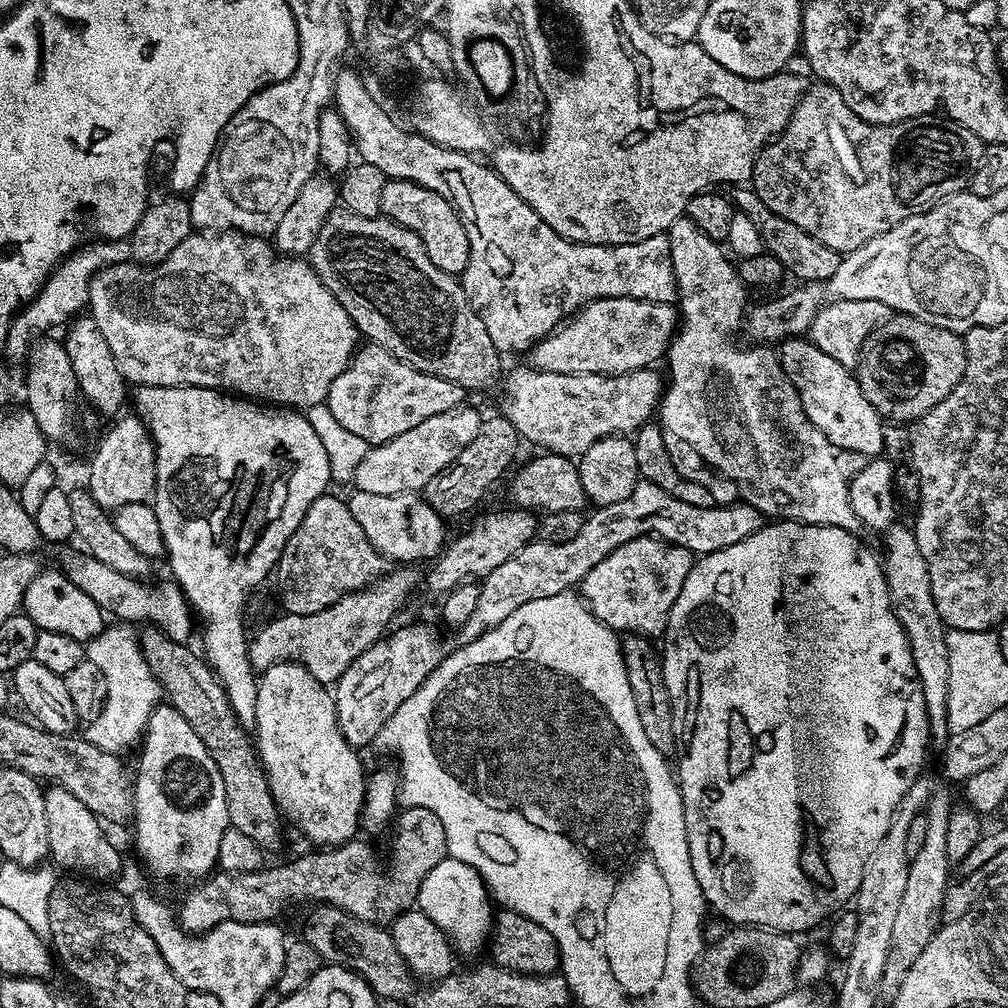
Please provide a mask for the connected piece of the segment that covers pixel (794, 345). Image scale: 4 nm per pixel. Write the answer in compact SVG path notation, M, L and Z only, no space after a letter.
M808 338L781 340L778 355L782 370L788 375L788 380L802 402L802 410L806 410L806 418L810 418L810 422L822 430L833 448L855 450L870 458L879 457L883 453L886 421L866 400L853 369L842 366L842 362L834 362L830 354L822 354L822 350L818 350L818 346L814 346Z

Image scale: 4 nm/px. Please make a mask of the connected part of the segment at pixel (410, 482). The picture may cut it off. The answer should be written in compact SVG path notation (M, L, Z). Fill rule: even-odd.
M468 407L446 410L446 414L434 414L434 418L426 418L426 422L414 426L414 430L406 430L406 434L398 434L385 444L369 447L366 458L358 462L358 470L351 479L355 491L387 496L403 492L419 493L431 480L447 472L458 454L470 446L482 416Z

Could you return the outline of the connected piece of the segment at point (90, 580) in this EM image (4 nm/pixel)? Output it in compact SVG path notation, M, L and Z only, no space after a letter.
M79 554L80 556L76 556L73 558L72 561L69 562L68 568L66 567L66 575L68 579L74 582L74 586L78 586L78 590L82 590L82 594L90 594L90 598L94 598L94 602L96 605L101 608L101 610L106 613L109 617L115 618L117 621L120 622L127 622L129 625L132 626L151 626L154 628L160 629L160 631L164 632L169 636L172 640L179 640L181 642L188 642L191 641L192 636L192 624L194 628L194 613L191 608L188 607L188 599L184 597L184 591L176 585L174 582L167 582L168 584L148 584L152 582L145 582L143 579L137 578L135 576L127 576L126 574L118 574L118 570L110 570L110 566L105 566L103 562L98 562L98 558L94 558L93 556L87 554Z

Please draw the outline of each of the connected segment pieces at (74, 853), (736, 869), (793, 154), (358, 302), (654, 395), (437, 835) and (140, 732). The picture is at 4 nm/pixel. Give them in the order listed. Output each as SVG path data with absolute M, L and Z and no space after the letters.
M53 785L44 793L46 806L49 857L62 868L96 882L110 882L122 868L122 858L117 848L100 828L101 821L78 798L61 786Z
M796 520L765 523L754 534L750 534L750 538L742 538L742 542L734 542L734 546L726 546L726 550L701 555L693 563L690 574L686 574L686 582L682 582L682 590L678 590L678 598L674 598L674 606L668 615L668 624L662 633L664 681L666 690L672 699L674 730L678 741L678 755L675 757L676 764L674 760L674 768L678 773L680 797L686 818L686 842L690 846L690 862L694 866L694 878L698 878L698 886L702 890L707 907L711 911L713 908L718 915L733 920L731 923L736 926L759 926L777 932L797 934L796 932L804 932L807 928L822 923L824 919L827 921L833 914L839 913L847 905L844 903L847 900L849 903L859 890L866 862L870 858L870 854L874 854L878 842L882 842L882 834L886 834L886 830L890 826L890 814L894 814L898 802L902 802L902 794L906 794L906 790L910 790L910 786L921 775L920 767L923 766L924 755L928 752L928 746L930 747L926 704L923 701L923 692L920 689L914 658L911 657L910 642L907 641L907 635L892 608L881 557L877 553L875 556L859 540L860 538L857 533L847 532L838 526L799 524Z
M816 82L813 85L809 92L807 89L801 95L800 101L797 102L796 108L792 112L790 122L784 127L783 132L769 140L756 155L756 160L752 164L750 187L758 194L758 198L762 198L762 202L766 202L766 206L770 210L774 210L774 214L778 214L778 218L786 218L786 222L794 222L794 226L798 226L798 230L806 230L806 234L818 238L818 242L822 242L822 246L830 246L830 250L841 254L858 250L863 244L870 242L870 238L878 238L878 234L898 226L898 222L932 208L946 197L952 196L955 192L965 191L971 185L974 174L984 157L986 145L983 140L979 140L974 133L963 128L961 124L956 124L940 114L915 116L897 124L871 124L858 118L854 114L854 110L850 110L850 106L846 106L846 102L842 102L842 94L838 94L838 90L834 90L834 86L823 82Z
M334 210L326 222L322 222L322 230L318 230L306 256L326 290L330 290L346 314L350 314L357 333L365 341L377 344L414 370L449 380L465 390L473 388L476 392L484 392L501 383L502 354L494 346L482 318L478 318L468 301L463 283L438 270L438 266L430 262L430 254L426 254L426 246L422 246L420 239L410 230L379 215L362 217L347 210Z
M531 366L516 368L502 380L504 397L500 400L499 411L514 425L516 432L525 441L537 444L537 449L547 450L559 456L578 458L594 442L607 436L632 434L653 419L660 397L666 387L665 381L651 367L639 368L617 376L599 376L598 374L554 374L543 372Z
M422 806L401 807L391 825L391 836L392 849L388 852L388 865L385 868L380 865L380 860L376 857L375 850L367 844L367 839L364 841L353 838L327 850L308 850L312 852L298 857L293 864L282 865L281 868L265 867L259 872L217 871L185 891L188 893L180 904L178 923L188 934L203 934L219 924L267 924L277 919L280 904L288 904L291 900L316 900L312 902L323 902L333 908L340 908L346 915L365 920L367 924L387 925L416 904L426 874L430 874L430 870L438 866L438 862L449 859L446 830L442 826L442 818L438 818L434 810L422 810Z
M123 623L113 625L103 628L86 644L86 659L94 662L102 670L102 678L106 678L104 709L94 723L87 725L86 737L102 750L124 754L135 740L137 743L143 737L150 714L161 703L162 689L142 654L137 633Z

